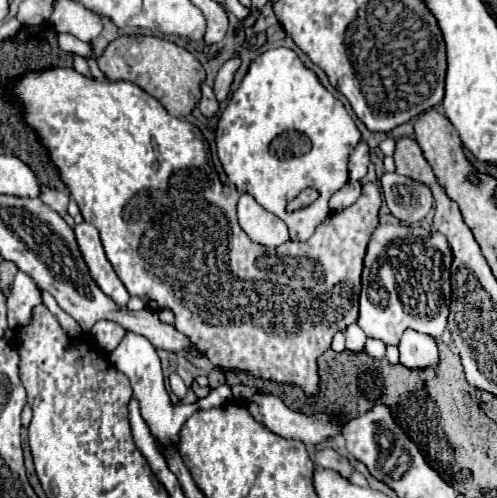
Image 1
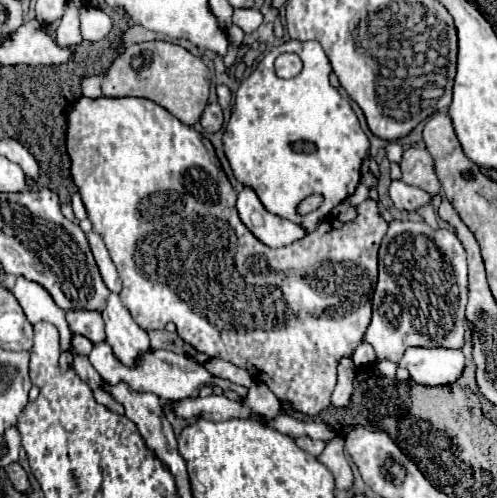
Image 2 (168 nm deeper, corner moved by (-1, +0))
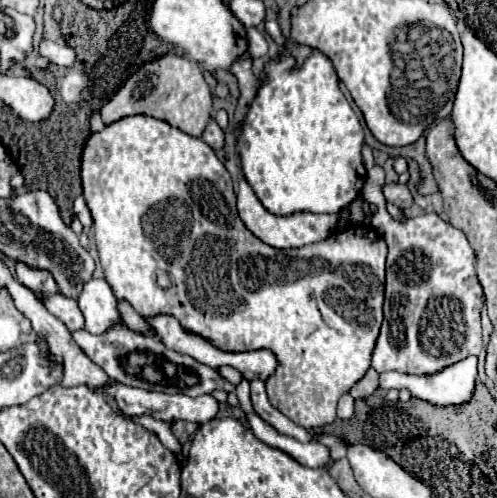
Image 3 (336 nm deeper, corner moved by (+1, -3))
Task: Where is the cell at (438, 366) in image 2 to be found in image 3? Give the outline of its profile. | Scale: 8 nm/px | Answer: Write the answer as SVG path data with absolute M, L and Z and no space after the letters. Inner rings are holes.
M468 356L452 366L446 366L442 368L440 372L436 374L402 374L402 372L382 372L380 374L380 386L382 388L408 388L410 394L414 398L420 398L420 400L426 400L430 404L438 404L438 406L458 406L458 404L464 404L470 400L472 396L472 390L474 390L474 380L478 376L478 370L476 370L476 356Z

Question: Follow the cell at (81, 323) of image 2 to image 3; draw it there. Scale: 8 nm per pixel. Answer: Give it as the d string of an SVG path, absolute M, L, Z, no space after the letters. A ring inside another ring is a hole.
M54 294L52 298L48 298L46 302L46 308L48 312L52 312L58 320L62 320L66 324L66 328L70 332L76 332L76 330L84 330L84 314L80 312L80 306L76 300L70 300L66 296L60 296L60 294Z

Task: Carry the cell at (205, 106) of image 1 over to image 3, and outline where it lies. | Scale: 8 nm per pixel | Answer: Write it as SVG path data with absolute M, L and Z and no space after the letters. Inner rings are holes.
M210 118L208 126L206 126L204 134L202 134L202 140L204 140L210 148L214 148L214 150L220 150L220 148L224 146L224 132L222 132L222 128L216 124L214 118Z

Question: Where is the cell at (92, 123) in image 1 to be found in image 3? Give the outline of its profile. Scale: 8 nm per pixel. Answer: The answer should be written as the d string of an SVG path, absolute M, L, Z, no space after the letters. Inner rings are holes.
M136 114L120 118L112 124L106 124L100 132L90 132L86 146L82 150L82 188L84 188L84 200L92 214L92 228L94 238L100 254L100 264L104 268L106 282L110 284L114 296L118 300L126 300L142 318L154 318L160 314L174 316L180 326L196 336L202 336L212 346L224 352L248 352L248 350L270 350L278 366L272 376L266 380L266 392L270 398L270 404L278 408L286 418L300 424L302 428L318 428L330 424L336 414L336 402L338 398L348 392L370 368L372 348L376 344L376 336L380 330L382 320L382 302L384 302L384 262L386 262L386 244L382 236L374 228L366 226L354 226L341 232L333 232L327 239L302 246L302 248L290 248L290 250L278 250L262 240L258 240L238 218L236 212L236 194L232 188L232 178L224 164L214 156L214 150L204 144L204 140L188 136L180 128L170 126L164 120L156 120L152 116Z

